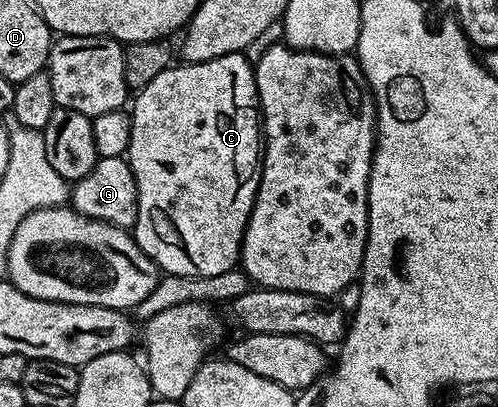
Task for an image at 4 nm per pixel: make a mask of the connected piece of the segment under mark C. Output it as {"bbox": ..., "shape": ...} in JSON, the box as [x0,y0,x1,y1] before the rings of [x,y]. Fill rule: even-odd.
{"bbox":[128,53,264,277],"shape":[[[246,53],[224,55],[220,59],[212,59],[208,63],[171,64],[169,69],[160,71],[148,87],[137,90],[134,109],[130,113],[132,123],[132,139],[128,150],[128,160],[132,167],[132,175],[136,179],[138,192],[138,218],[132,230],[134,241],[158,265],[163,274],[172,277],[211,277],[224,275],[224,271],[235,268],[242,255],[242,240],[248,219],[254,210],[254,200],[258,194],[258,178],[260,176],[260,154],[264,145],[260,140],[260,106],[258,104],[258,88],[254,78],[254,65]]]}

